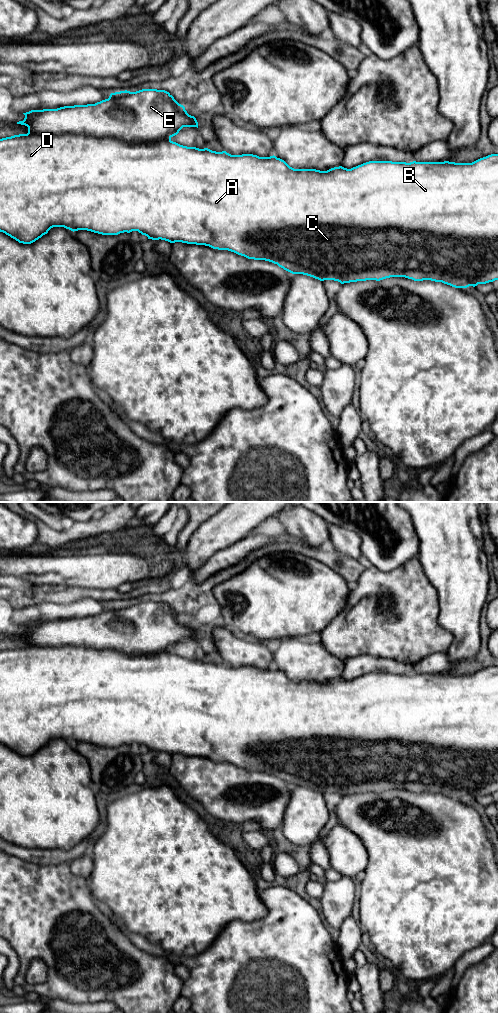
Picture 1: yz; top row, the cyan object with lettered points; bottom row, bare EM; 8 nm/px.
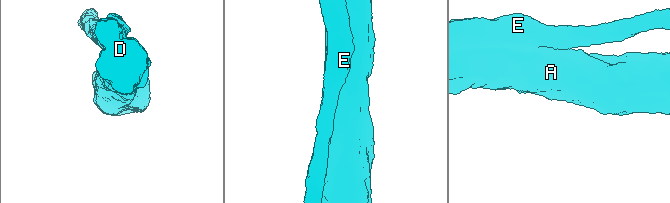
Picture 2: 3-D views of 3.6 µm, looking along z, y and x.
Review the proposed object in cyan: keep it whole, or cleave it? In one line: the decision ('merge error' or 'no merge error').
no merge error

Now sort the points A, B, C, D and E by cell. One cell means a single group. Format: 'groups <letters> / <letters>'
groups A B C D E

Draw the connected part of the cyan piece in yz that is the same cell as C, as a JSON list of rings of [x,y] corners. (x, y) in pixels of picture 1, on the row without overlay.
[[[157,601],[125,602],[111,605],[108,611],[95,616],[31,622],[23,626],[24,632],[17,636],[27,638],[28,645],[0,651],[0,744],[19,755],[31,756],[53,739],[64,739],[73,744],[87,742],[102,747],[138,743],[148,751],[228,762],[248,771],[272,774],[292,786],[303,786],[320,793],[334,792],[341,796],[405,789],[414,793],[431,792],[455,800],[467,800],[498,792],[498,666],[472,675],[369,673],[351,681],[342,678],[327,683],[294,681],[274,667],[231,667],[226,663],[216,664],[173,654],[171,650],[183,639],[198,640],[198,634],[169,604]]]

